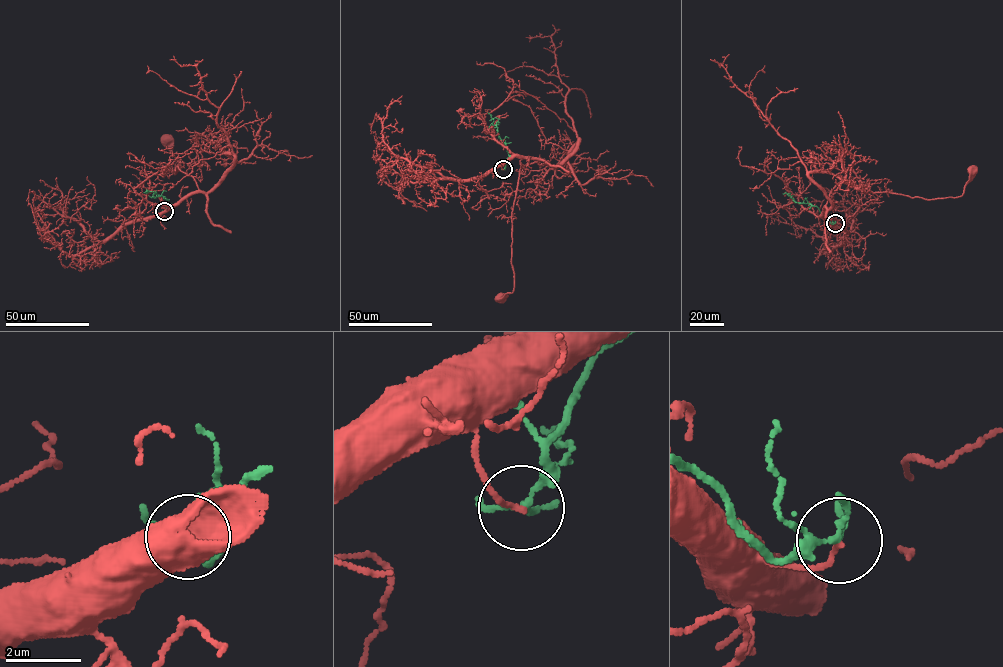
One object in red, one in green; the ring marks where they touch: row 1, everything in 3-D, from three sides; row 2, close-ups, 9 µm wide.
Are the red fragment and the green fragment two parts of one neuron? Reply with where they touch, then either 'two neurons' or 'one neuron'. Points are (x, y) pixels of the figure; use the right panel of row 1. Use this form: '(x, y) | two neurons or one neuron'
(835, 223) | two neurons

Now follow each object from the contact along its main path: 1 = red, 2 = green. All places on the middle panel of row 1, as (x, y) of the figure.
1: (503, 169), (502, 165), (515, 157), (539, 159), (524, 166), (519, 171), (511, 221), (514, 288), (500, 298)
2: (503, 169), (509, 157), (497, 132), (497, 118), (494, 118), (489, 128)

